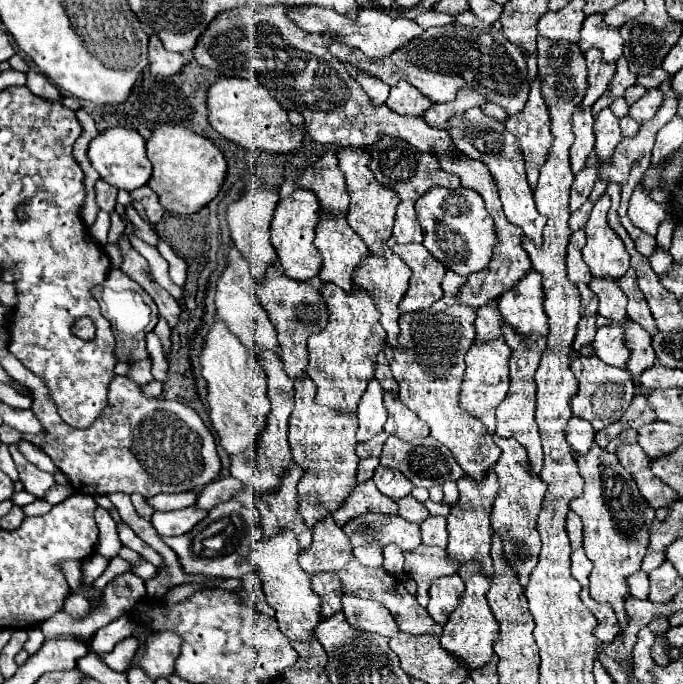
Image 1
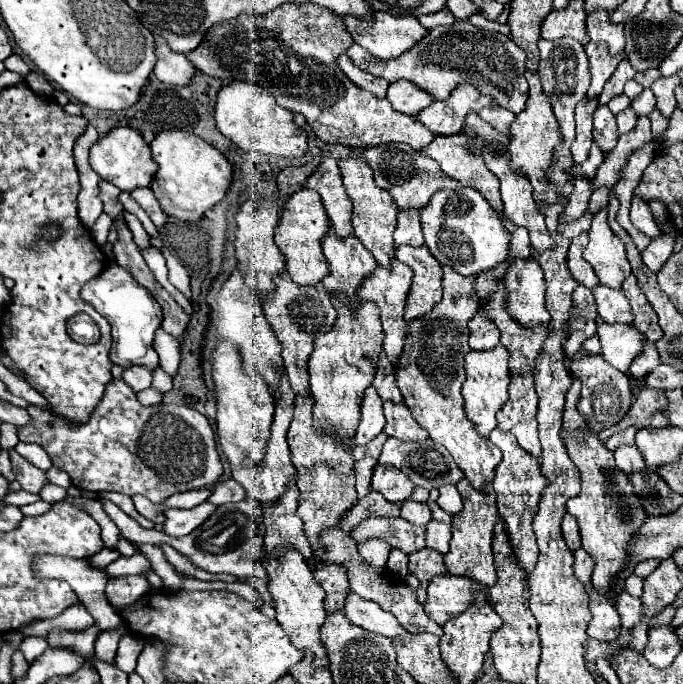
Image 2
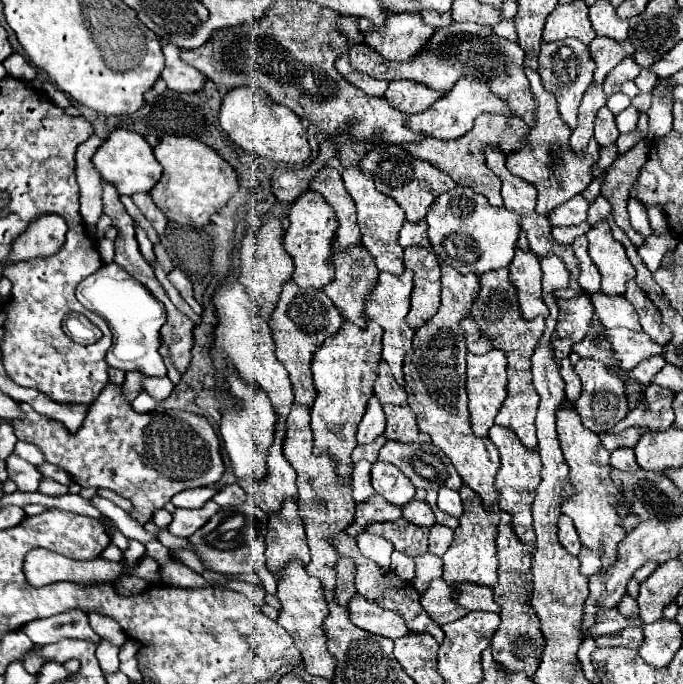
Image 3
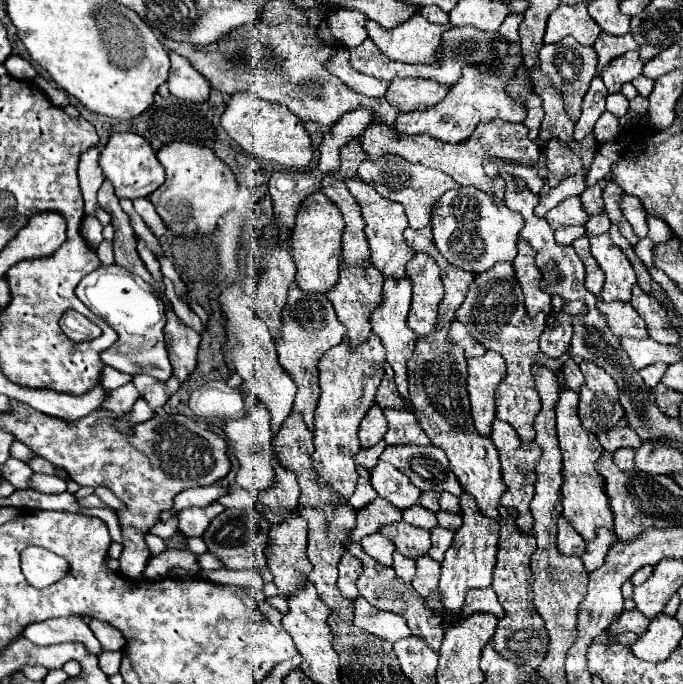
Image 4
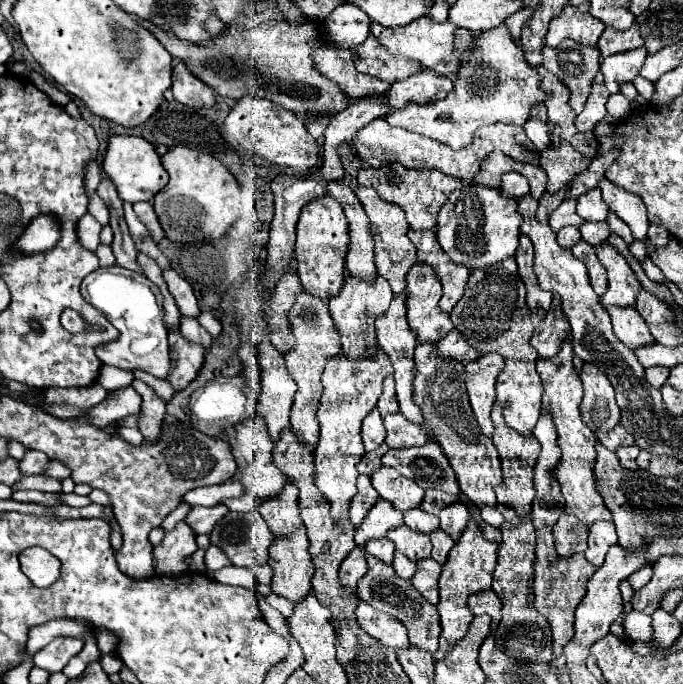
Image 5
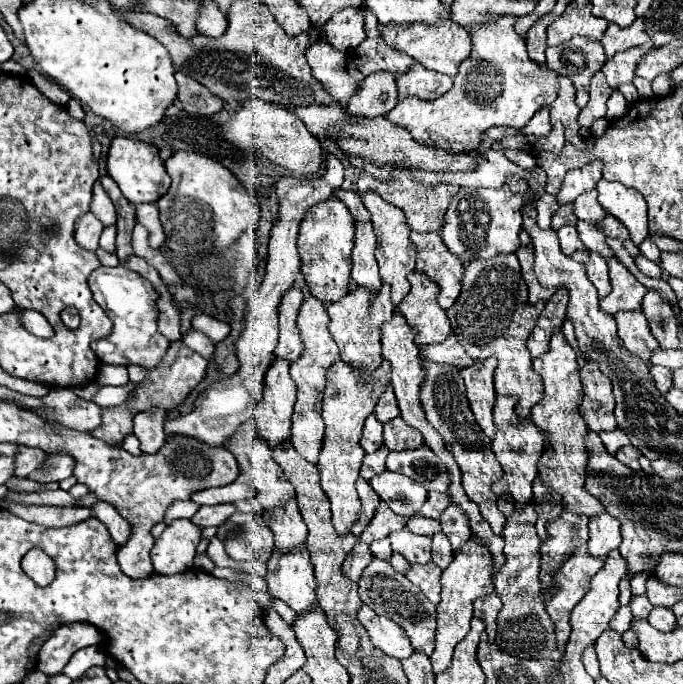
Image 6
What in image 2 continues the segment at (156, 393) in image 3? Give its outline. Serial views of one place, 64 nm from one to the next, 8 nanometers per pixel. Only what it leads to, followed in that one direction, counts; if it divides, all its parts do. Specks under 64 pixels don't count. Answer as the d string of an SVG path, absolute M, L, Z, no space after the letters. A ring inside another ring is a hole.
M158 368L158 372L154 372L152 376L154 376L152 378L152 388L158 390L160 394L164 394L164 392L168 392L172 388L172 378L162 368Z

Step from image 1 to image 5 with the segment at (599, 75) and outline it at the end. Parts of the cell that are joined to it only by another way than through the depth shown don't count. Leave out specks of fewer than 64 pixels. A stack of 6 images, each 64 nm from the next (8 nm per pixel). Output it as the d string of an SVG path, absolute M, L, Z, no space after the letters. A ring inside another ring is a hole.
M632 24L632 28L628 28L628 30L606 28L598 40L598 48L600 48L602 58L618 54L618 52L640 48L642 44L644 44L644 40L638 32L638 24Z

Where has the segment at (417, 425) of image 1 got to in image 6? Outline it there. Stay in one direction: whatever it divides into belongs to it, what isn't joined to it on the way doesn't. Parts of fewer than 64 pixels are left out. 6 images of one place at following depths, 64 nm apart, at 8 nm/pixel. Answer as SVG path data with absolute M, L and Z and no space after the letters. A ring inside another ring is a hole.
M400 416L384 424L384 446L390 452L416 450L424 444L422 434L416 428L410 428Z

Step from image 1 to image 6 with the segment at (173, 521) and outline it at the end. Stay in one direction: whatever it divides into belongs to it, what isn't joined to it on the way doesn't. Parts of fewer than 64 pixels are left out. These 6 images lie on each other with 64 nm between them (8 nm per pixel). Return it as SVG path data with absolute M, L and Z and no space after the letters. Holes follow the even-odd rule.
M216 504L216 506L200 506L200 510L192 516L194 524L198 526L220 526L224 524L232 514L236 514L238 508L234 504Z

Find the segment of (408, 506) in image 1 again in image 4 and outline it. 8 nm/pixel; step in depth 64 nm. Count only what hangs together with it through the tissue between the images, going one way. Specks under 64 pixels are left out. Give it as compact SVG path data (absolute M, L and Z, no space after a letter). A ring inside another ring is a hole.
M416 504L414 508L406 508L406 512L402 512L402 520L416 526L416 528L424 528L424 530L432 530L438 526L438 520L436 520L436 514L422 508L420 504Z

